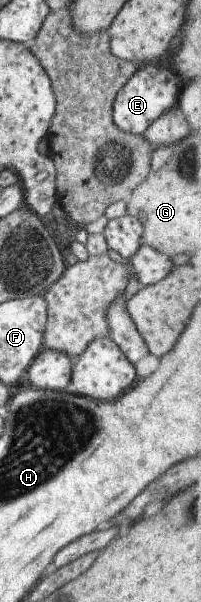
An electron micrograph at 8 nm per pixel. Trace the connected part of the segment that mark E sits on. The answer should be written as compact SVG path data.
M165 62L146 64L120 87L111 105L111 118L118 131L126 134L142 134L153 123L177 103L180 81L172 67Z

